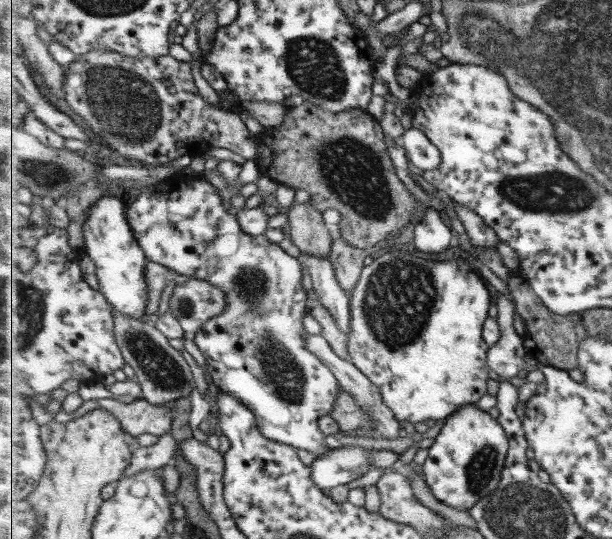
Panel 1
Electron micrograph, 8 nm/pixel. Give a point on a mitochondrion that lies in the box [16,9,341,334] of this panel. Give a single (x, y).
(124, 105)

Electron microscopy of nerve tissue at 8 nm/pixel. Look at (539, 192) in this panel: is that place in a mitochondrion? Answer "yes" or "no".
yes

